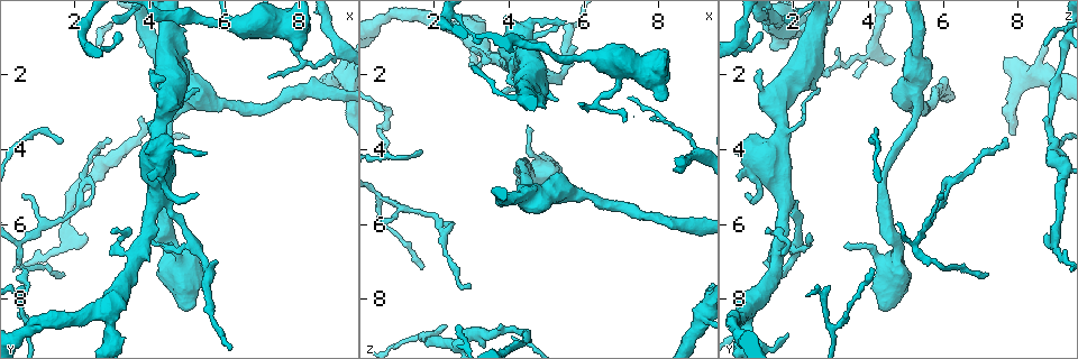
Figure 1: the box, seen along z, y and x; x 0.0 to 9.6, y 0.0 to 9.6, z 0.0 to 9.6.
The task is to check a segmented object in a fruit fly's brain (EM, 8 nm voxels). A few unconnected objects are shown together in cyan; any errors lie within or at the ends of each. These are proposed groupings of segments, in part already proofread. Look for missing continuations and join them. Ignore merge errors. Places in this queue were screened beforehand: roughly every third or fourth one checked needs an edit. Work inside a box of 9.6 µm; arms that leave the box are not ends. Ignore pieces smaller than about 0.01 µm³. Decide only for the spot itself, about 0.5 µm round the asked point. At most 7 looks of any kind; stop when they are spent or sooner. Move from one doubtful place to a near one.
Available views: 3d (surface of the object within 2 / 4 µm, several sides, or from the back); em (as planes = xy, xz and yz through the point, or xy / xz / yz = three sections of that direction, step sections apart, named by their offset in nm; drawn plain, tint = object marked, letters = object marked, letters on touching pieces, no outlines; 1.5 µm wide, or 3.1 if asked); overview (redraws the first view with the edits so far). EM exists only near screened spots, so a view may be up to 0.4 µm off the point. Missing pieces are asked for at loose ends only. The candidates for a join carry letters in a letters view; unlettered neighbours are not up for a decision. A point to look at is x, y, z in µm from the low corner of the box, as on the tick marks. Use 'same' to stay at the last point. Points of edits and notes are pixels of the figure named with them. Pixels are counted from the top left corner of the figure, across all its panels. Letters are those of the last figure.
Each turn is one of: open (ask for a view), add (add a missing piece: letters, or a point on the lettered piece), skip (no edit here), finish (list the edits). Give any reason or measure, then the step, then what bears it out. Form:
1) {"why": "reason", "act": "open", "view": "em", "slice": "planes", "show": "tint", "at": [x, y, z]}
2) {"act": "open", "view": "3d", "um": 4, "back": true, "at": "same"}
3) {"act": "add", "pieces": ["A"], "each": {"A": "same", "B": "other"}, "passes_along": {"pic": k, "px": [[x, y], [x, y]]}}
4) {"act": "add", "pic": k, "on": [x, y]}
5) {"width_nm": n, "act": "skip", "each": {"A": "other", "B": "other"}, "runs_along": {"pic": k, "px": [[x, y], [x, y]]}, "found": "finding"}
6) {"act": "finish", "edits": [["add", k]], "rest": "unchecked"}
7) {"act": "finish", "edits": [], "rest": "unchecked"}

{"why": "branch stops here", "act": "open", "view": "3d", "um": 4, "at": [2.90, 6.25, 1.30]}

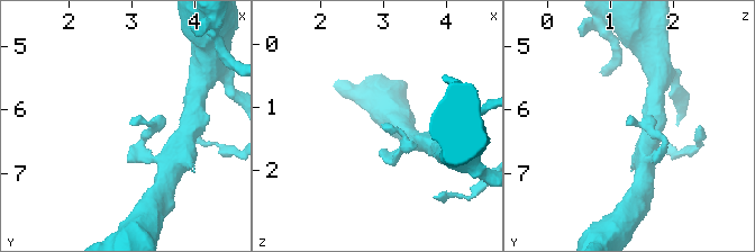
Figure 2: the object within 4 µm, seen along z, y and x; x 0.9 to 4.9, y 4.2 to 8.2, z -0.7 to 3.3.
{"act": "open", "view": "em", "slice": "planes", "show": "plain", "at": [2.95, 6.20, 1.25]}

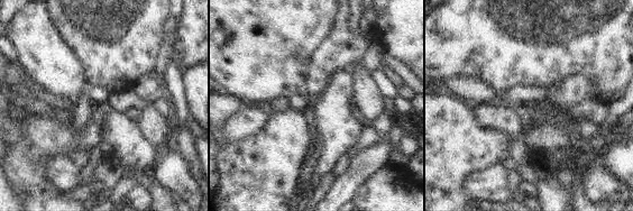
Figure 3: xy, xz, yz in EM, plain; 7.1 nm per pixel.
{"act": "open", "view": "em", "slice": "planes", "show": "letters", "at": "same"}

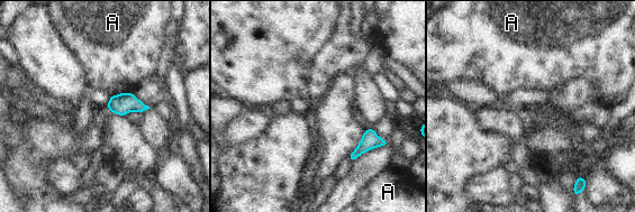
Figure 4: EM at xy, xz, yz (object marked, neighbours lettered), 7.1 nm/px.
{"longest_contact_nm": ["A", 110], "act": "skip", "each": {"A": "other"}, "found": "none of them fits"}

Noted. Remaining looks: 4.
{"why": "branch stops here", "act": "open", "view": "3d", "um": 2, "back": true, "at": [0.65, 7.20, 4.00]}

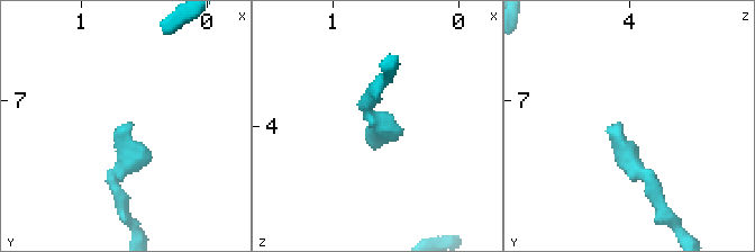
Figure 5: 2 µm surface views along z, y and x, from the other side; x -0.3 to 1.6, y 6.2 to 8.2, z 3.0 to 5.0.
{"act": "open", "view": "em", "slice": "yz", "step": 8, "show": "plain", "at": [0.62, 7.18, 4.06]}

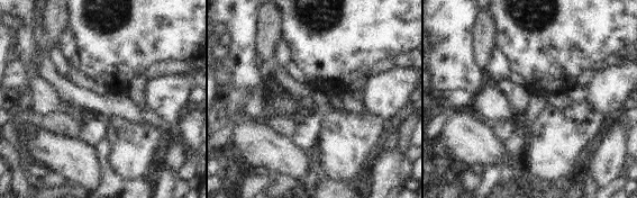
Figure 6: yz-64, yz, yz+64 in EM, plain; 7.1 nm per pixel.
{"act": "open", "view": "em", "slice": "yz", "step": 8, "show": "letters", "at": "same"}

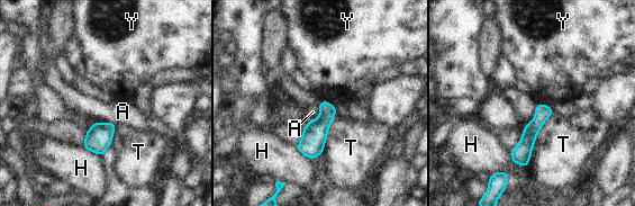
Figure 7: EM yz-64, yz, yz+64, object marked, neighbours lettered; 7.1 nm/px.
{"width_nm": 110, "act": "skip", "each": {"A": "other", "H": "other", "T": "other", "Y": "other"}, "runs_along": {"pic": 7, "px": [[544, 107], [529, 132], [523, 163]]}, "found": "no lettered piece goes on from it"}

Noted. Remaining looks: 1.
{"why": "an open end", "act": "open", "view": "em", "slice": "yz", "step": 8, "show": "letters", "at": [2.25, 6.25, 8.75]}

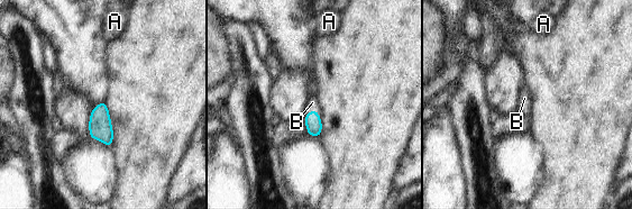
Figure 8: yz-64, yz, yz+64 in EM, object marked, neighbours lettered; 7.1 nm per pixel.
{"longest_contact_nm": ["B", 60], "act": "add", "pieces": ["B"], "each": {"A": "other", "B": "same"}, "passes_along": {"pic": 8, "px": [[312, 120], [312, 111], [312, 102]]}, "found": "the neuron continues"}

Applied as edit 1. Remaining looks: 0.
{"act": "finish", "edits": [["add", 8]], "rest": "unchecked"}

